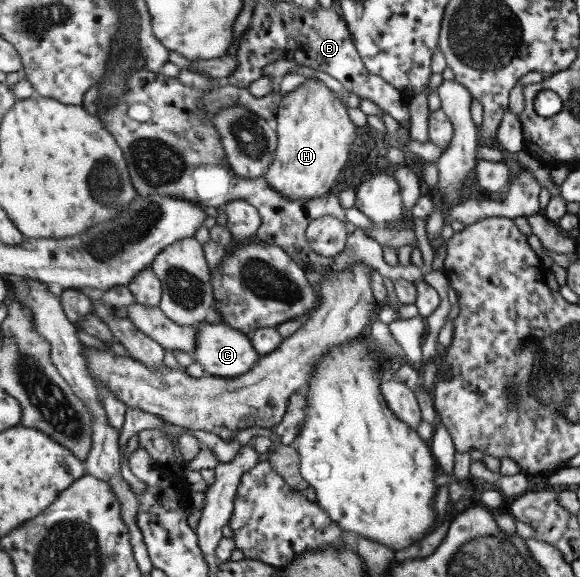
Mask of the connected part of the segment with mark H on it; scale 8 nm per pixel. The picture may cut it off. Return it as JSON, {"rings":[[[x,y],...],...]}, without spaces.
{"rings":[[[310,77],[302,82],[294,91],[282,96],[279,111],[274,124],[279,137],[277,152],[266,175],[271,186],[292,199],[322,198],[334,187],[334,179],[342,173],[344,165],[350,159],[350,151],[358,137],[358,126],[350,119],[348,107],[342,103],[343,96],[338,95],[318,77]]]}

